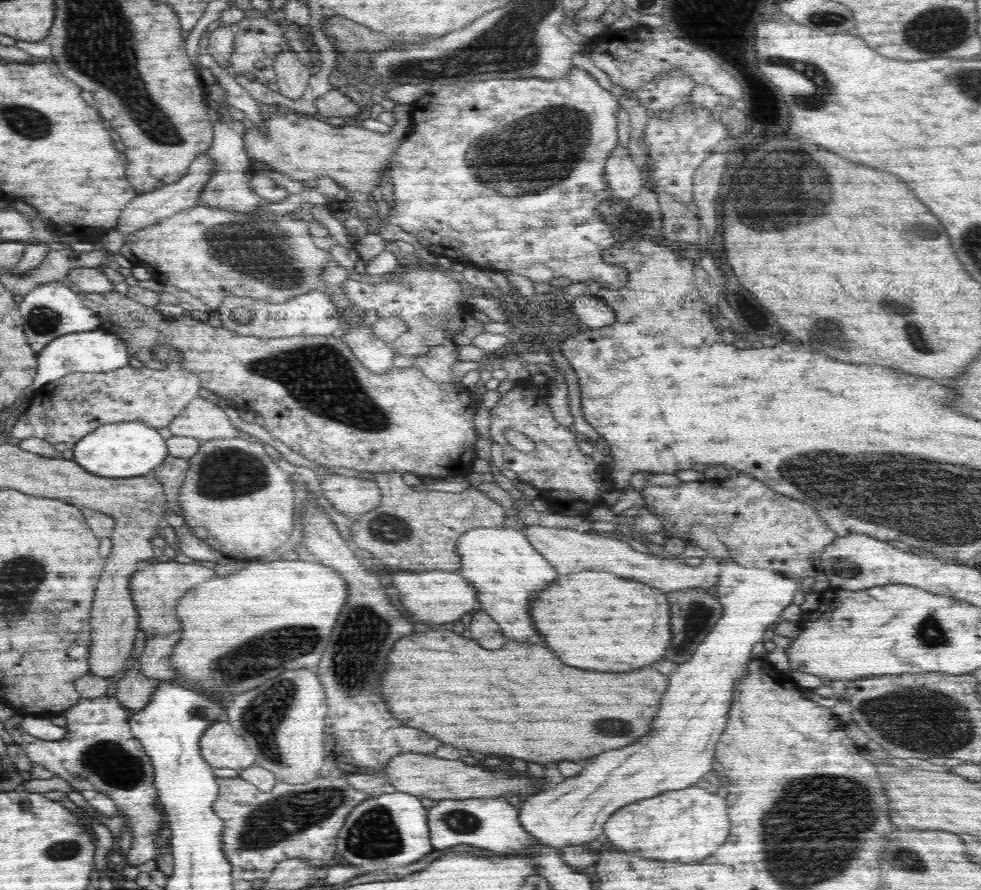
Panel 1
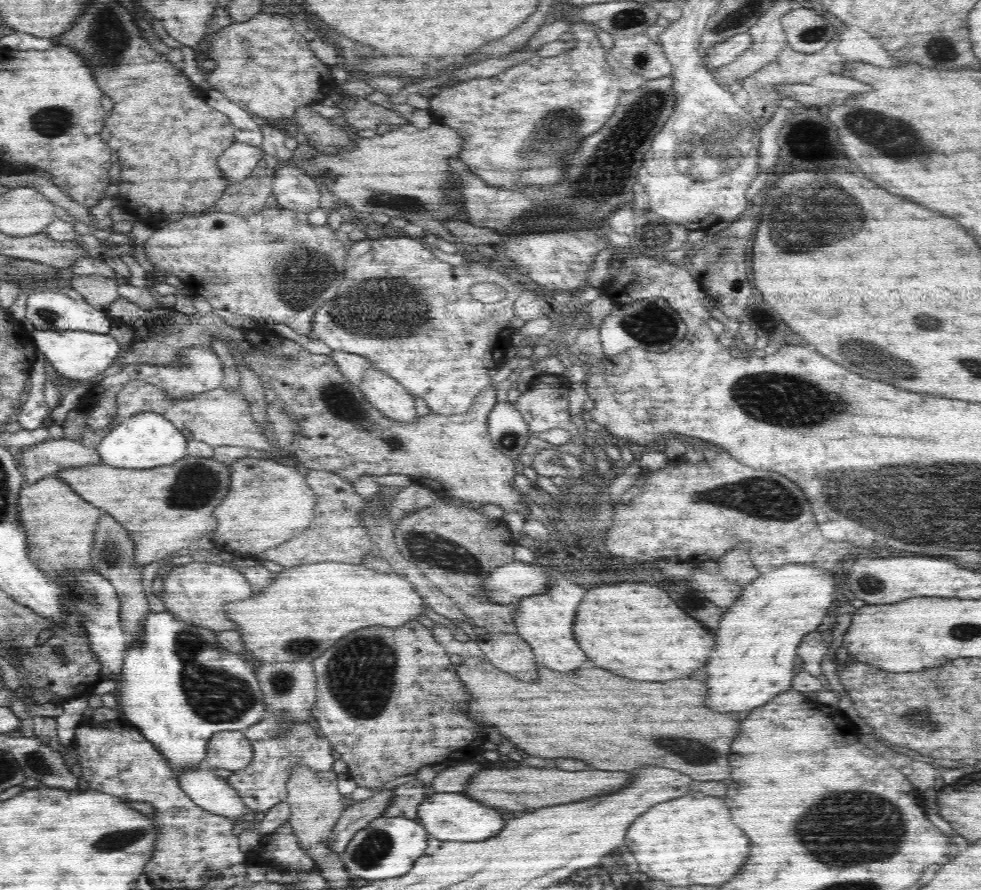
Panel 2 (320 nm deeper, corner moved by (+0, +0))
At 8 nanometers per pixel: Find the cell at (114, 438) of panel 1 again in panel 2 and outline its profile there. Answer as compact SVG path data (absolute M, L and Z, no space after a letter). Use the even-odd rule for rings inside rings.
M140 412L117 424L98 444L96 451L103 464L116 468L146 469L163 467L187 456L186 437L164 416Z

